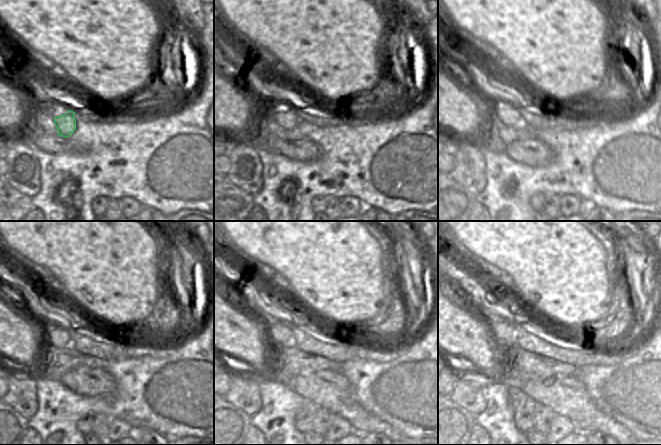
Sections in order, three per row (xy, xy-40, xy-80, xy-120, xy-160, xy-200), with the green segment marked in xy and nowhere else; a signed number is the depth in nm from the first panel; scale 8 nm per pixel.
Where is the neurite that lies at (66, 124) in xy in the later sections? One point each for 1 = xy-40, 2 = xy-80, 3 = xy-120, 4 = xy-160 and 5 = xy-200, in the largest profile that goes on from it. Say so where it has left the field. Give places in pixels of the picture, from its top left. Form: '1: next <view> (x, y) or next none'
1: next xy-40 (287, 117)
2: next xy-80 (509, 115)
3: next xy-120 (57, 335)
4: next xy-160 (280, 334)
5: next xy-200 (503, 333)

